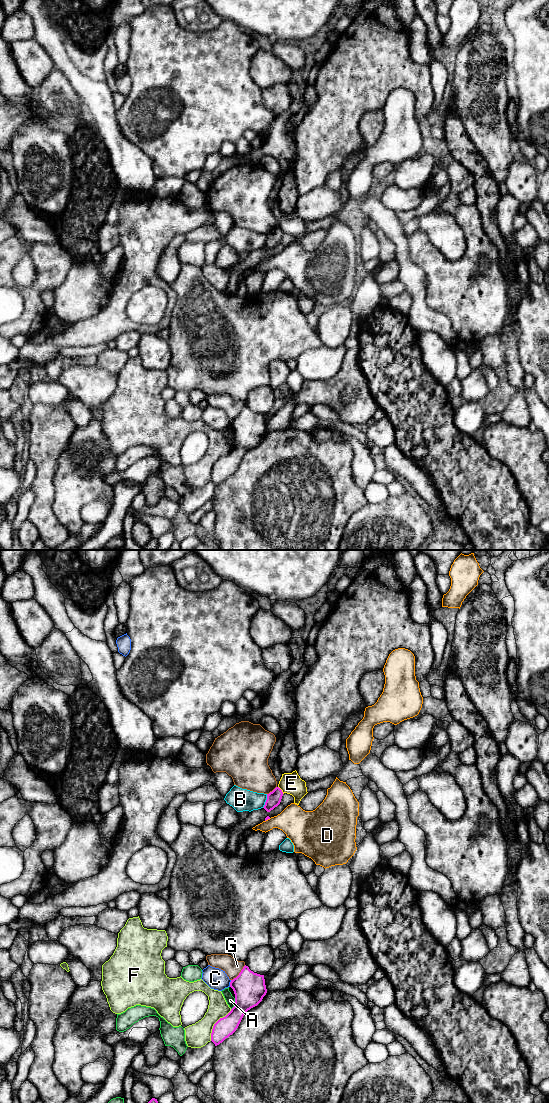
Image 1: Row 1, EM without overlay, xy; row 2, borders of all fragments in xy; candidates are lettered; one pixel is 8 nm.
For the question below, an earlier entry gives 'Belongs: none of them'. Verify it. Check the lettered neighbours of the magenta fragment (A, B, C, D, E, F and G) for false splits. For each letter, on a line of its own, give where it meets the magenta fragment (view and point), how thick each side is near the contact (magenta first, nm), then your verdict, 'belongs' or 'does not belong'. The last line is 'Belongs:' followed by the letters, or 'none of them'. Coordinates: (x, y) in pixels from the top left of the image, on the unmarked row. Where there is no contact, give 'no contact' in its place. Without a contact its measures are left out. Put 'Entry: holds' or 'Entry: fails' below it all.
A: xy (234, 444) | 260/70 nm | does not belong
B: xy (266, 241) | 110/180 nm | does not belong
C: xy (230, 423) | 260/170 nm | does not belong
D: xy (267, 259) | 20/240 nm | does not belong
E: xy (281, 230) | 110/170 nm | does not belong
F: xy (214, 464) | 160/200 nm | does not belong
G: xy (239, 413) | 260/140 nm | does not belong
Belongs: none of them
Entry: holds

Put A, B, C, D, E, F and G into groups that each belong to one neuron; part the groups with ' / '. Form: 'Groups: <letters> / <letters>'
Groups: A / B / C / D E / F / G

